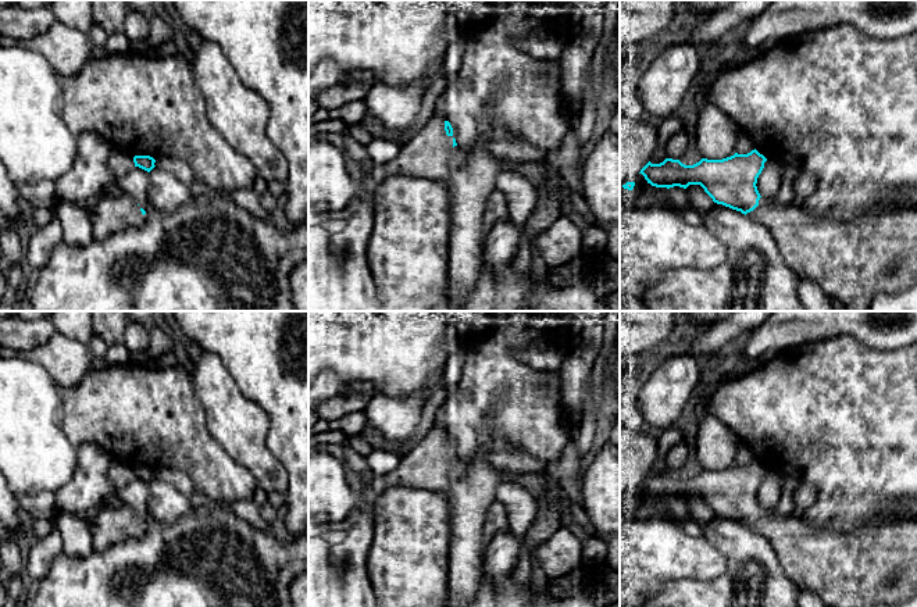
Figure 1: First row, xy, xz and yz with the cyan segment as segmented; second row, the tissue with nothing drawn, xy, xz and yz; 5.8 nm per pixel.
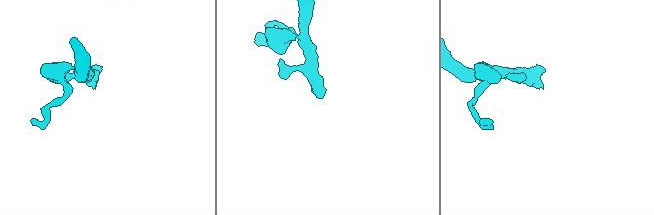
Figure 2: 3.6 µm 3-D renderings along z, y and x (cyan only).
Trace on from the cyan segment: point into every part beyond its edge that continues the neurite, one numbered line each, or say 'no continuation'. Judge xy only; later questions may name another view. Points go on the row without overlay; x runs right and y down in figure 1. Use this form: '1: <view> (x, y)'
1: xy (111, 525)

